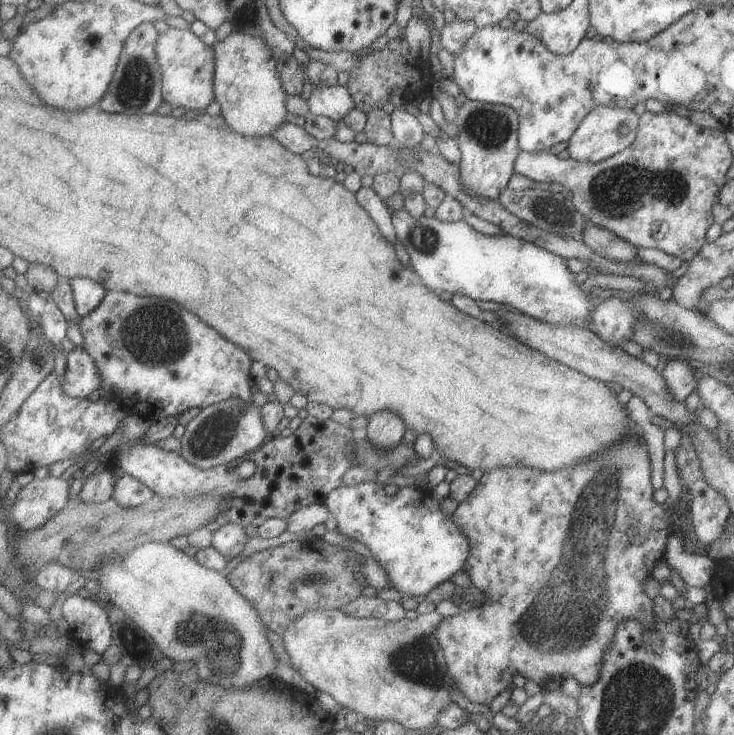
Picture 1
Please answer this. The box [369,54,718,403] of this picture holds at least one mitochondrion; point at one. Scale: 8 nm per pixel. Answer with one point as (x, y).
(618, 190)

